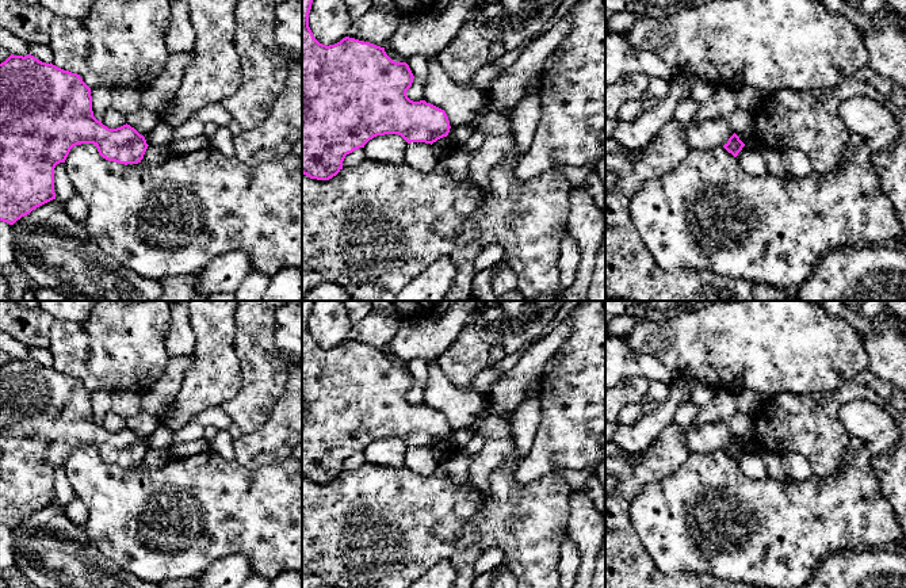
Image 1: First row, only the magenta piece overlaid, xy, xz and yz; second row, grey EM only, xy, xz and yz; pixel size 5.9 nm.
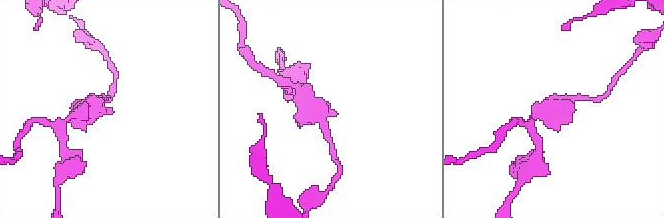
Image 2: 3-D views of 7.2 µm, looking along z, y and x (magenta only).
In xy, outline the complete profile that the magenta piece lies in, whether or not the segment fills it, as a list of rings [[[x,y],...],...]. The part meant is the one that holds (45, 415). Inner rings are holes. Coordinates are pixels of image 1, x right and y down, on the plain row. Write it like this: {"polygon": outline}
{"polygon": [[[11,358],[0,367],[0,524],[14,528],[56,503],[54,471],[70,453],[93,447],[99,458],[119,467],[138,467],[148,447],[130,428],[108,432],[93,420],[91,392],[80,378],[34,359]]]}

